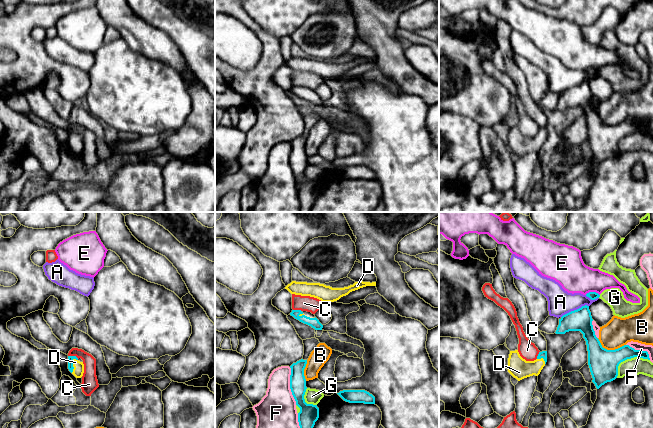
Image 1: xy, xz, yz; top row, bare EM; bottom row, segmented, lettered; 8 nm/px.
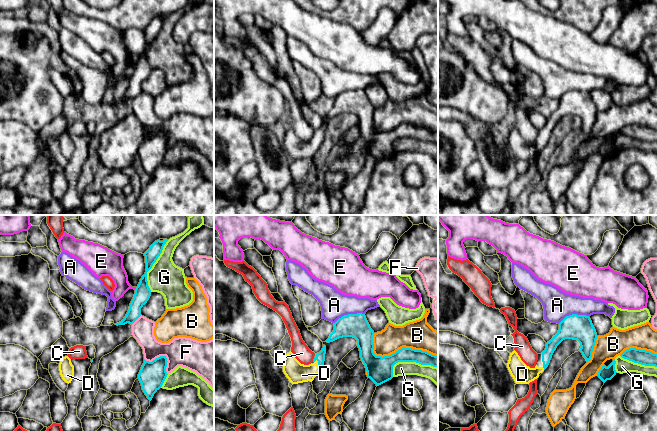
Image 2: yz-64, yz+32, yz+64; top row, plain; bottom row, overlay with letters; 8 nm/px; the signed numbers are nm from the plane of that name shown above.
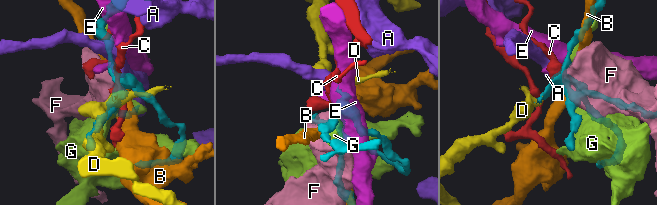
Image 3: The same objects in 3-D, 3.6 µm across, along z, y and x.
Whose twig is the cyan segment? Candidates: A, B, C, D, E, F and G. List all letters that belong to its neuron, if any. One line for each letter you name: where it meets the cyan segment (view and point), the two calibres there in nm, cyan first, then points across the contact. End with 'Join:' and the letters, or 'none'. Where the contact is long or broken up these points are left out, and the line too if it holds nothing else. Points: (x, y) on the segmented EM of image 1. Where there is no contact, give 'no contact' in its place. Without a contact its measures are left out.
D: contact xy (72, 365); calibres 50 and 90 nm; way xy (70, 358), (72, 365), (78, 370)
Join: D

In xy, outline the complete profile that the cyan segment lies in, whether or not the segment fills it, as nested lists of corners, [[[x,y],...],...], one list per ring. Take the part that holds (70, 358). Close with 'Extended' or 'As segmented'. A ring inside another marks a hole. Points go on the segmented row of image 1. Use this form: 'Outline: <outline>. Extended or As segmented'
Outline: [[[68,356],[68,369],[76,378],[81,378],[84,373],[84,364],[76,356]]]. Extended

